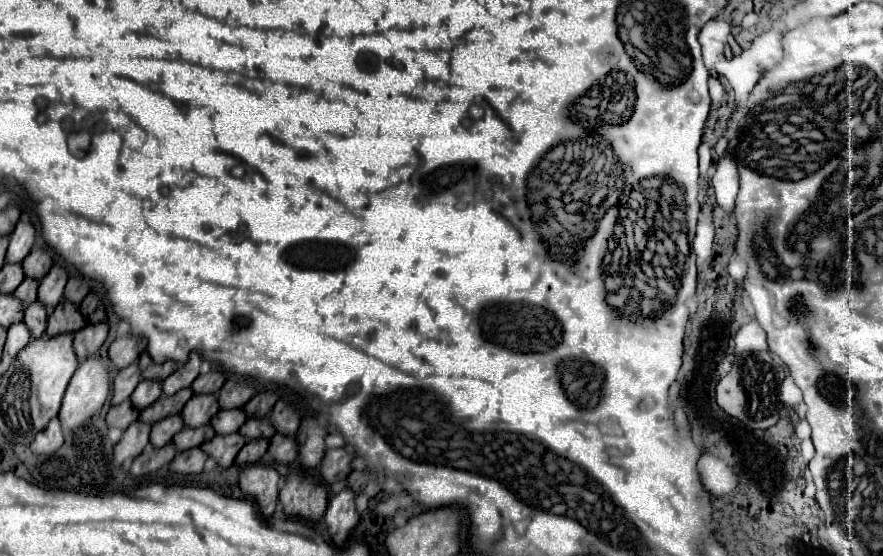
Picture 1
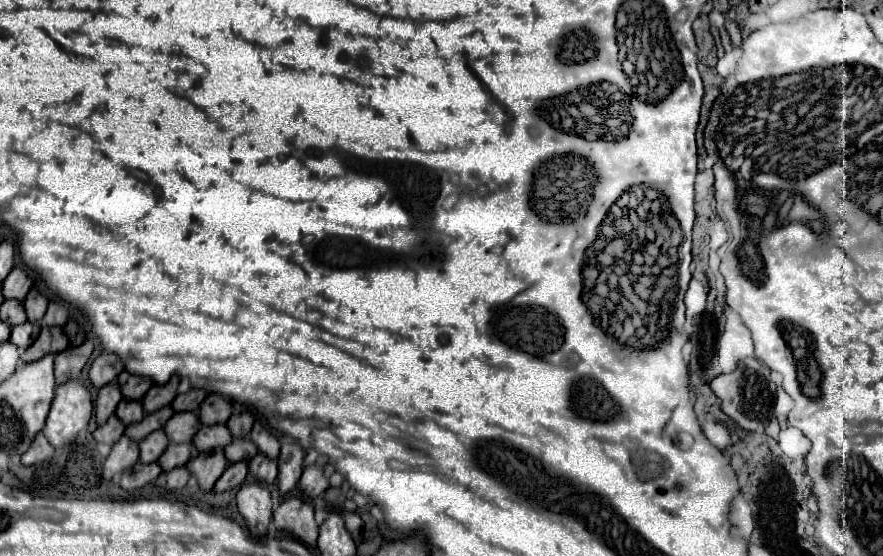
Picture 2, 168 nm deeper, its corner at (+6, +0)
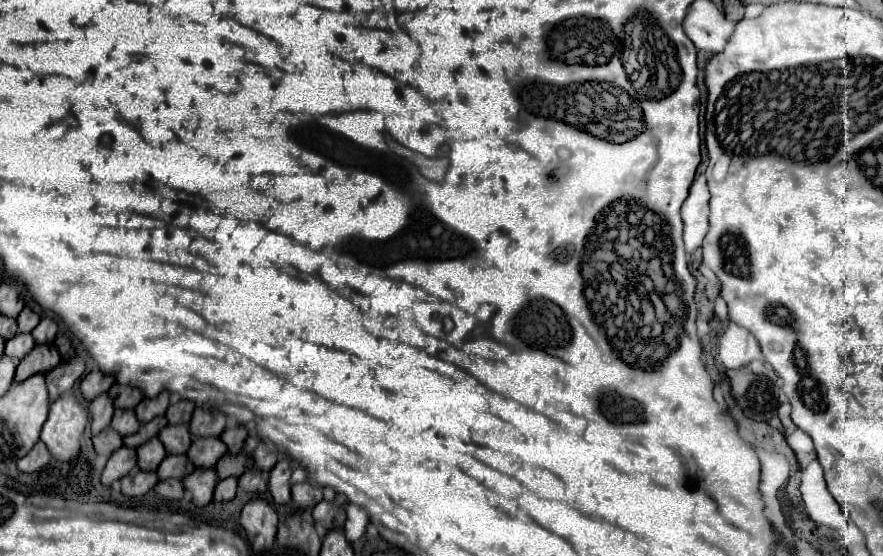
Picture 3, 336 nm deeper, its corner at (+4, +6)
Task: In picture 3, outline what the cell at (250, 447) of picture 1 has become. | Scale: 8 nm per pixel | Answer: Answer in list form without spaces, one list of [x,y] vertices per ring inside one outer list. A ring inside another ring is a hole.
[[[224,478],[218,482],[216,490],[214,490],[214,500],[232,500],[234,494],[236,494],[236,484],[238,484],[238,478]]]

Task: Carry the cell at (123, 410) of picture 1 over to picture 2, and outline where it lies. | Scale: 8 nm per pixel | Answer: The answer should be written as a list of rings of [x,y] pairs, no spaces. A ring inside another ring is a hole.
[[[110,416],[110,420],[94,432],[94,438],[96,438],[96,442],[104,442],[104,444],[112,446],[114,442],[118,442],[122,438],[122,434],[124,434],[124,424],[116,416]]]

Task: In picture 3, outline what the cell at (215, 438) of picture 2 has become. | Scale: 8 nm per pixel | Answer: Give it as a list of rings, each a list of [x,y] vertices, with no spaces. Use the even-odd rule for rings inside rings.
[[[196,438],[186,452],[196,468],[214,466],[228,452],[226,444],[220,438]]]

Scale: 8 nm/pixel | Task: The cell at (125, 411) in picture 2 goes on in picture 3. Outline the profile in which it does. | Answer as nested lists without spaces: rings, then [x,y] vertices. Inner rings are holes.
[[[116,408],[116,414],[114,414],[114,418],[112,418],[112,428],[114,428],[120,436],[134,434],[134,432],[140,428],[140,420],[136,418],[134,410]]]

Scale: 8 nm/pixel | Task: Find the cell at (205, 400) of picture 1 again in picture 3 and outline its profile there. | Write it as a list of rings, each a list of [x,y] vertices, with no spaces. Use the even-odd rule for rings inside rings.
[[[176,424],[176,426],[166,426],[160,430],[158,438],[164,442],[166,450],[170,454],[186,454],[190,446],[190,430],[186,424]]]

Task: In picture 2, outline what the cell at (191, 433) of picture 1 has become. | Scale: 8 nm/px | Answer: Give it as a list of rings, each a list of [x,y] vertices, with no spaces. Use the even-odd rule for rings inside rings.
[[[168,444],[166,452],[160,456],[158,464],[164,472],[170,472],[174,468],[186,466],[190,456],[192,456],[192,444]]]

